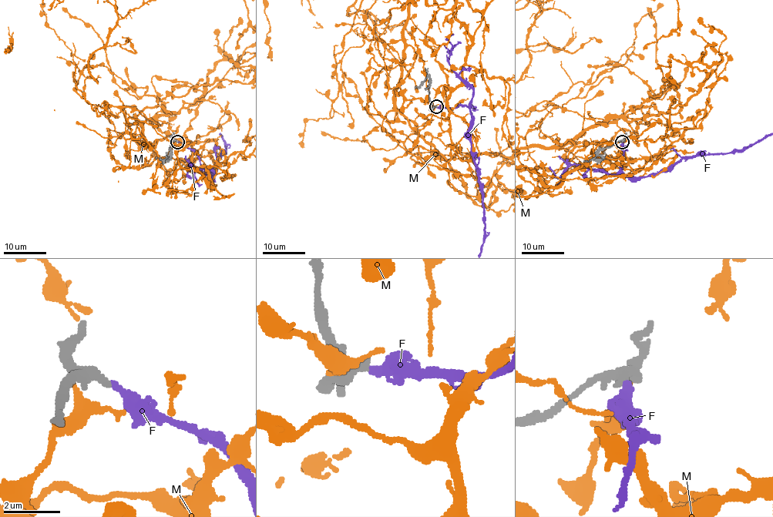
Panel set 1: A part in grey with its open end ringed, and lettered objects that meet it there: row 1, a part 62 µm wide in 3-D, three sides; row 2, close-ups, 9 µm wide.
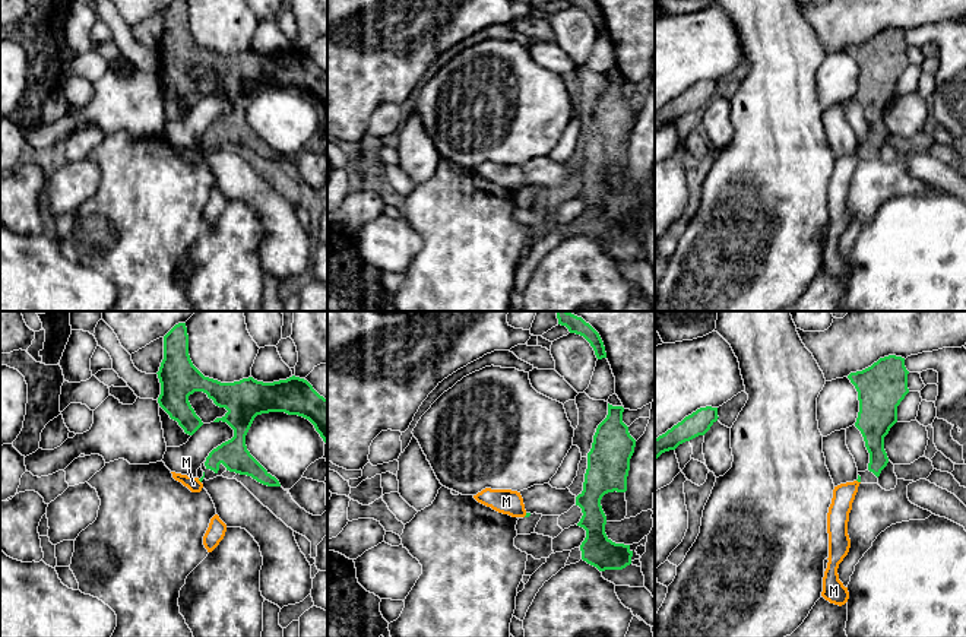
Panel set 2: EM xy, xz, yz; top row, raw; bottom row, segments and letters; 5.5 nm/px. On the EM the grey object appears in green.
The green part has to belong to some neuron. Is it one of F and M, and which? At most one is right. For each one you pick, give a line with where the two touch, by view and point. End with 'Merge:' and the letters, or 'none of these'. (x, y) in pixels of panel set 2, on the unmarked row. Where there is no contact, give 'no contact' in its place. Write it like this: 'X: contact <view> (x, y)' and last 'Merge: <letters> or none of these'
F: no contact
Merge: F

